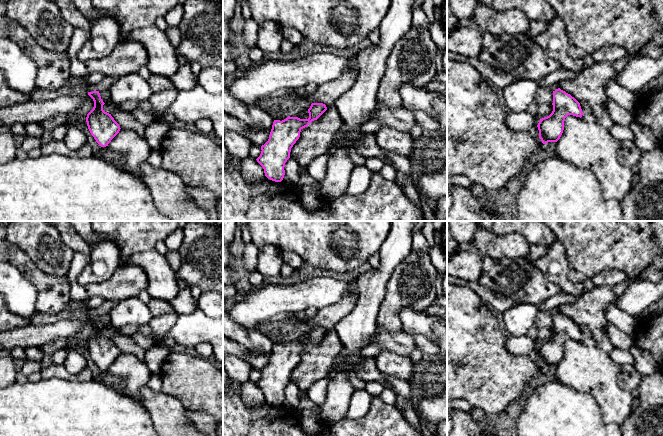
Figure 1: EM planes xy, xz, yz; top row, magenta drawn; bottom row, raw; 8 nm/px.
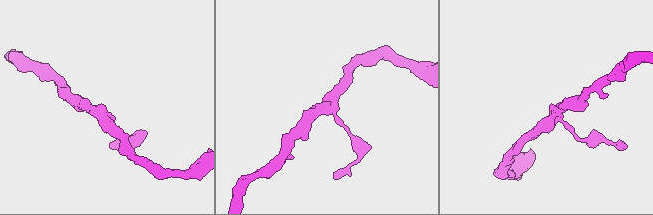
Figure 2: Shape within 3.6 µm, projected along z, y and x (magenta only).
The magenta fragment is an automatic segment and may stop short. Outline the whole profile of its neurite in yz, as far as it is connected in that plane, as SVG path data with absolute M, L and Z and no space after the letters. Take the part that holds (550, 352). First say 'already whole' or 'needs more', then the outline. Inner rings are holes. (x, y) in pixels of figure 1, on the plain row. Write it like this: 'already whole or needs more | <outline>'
already whole | M560 312L553 315L553 335L540 343L537 351L539 362L543 368L557 366L564 354L564 345L568 339L582 341L583 336L580 327L570 318Z

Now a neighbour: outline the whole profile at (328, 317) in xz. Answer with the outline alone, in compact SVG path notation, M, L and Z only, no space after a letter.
M352 278L347 281L349 287L348 295L338 303L318 310L314 317L308 317L306 321L302 321L293 316L290 317L295 320L295 323L307 323L311 327L323 327L326 330L334 329L335 325L352 311L358 301L358 278Z

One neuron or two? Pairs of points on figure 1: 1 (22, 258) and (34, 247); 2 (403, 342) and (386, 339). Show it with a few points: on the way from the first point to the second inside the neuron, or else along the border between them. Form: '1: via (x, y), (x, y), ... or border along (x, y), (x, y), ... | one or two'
1: border along (10, 242), (17, 245), (42, 271) | two
2: via (399, 342), (390, 341) | one

